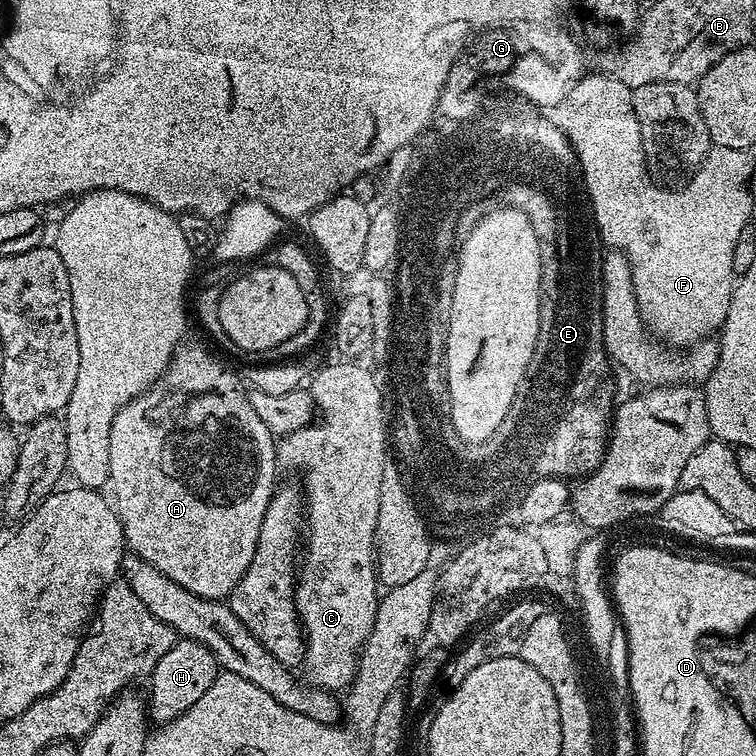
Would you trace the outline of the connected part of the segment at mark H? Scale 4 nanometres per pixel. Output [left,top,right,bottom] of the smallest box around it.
[146,639,217,725]

